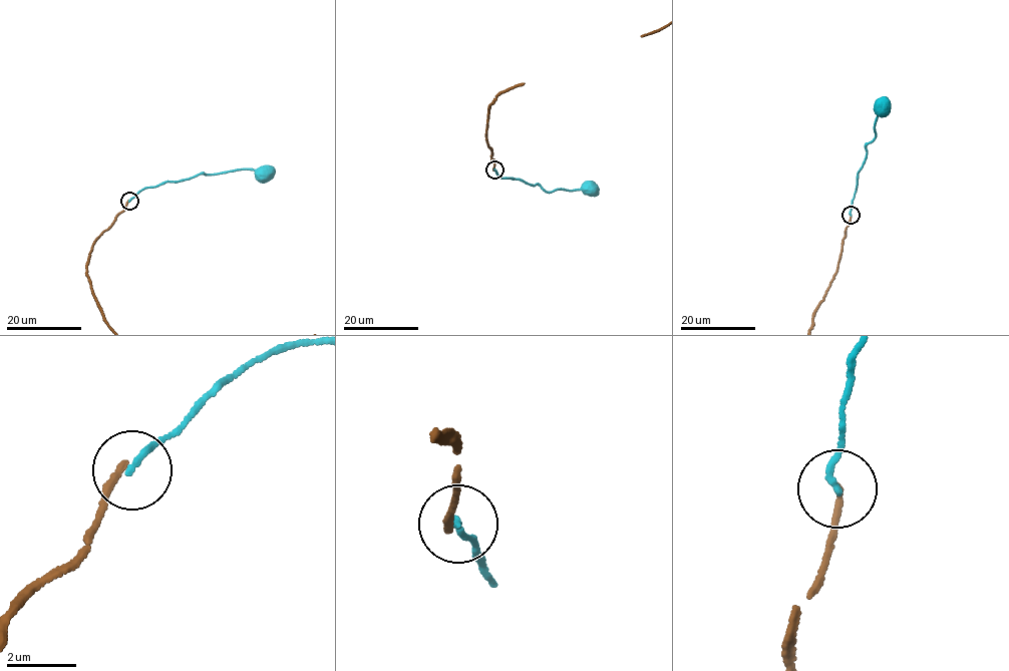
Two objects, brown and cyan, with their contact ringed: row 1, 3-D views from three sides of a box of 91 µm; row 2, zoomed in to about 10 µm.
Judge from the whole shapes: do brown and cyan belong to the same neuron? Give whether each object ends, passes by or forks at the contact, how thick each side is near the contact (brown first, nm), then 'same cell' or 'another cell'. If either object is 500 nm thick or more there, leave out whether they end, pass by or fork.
brown ends; cyan ends; calibres 200 and 180 nm; another cell

